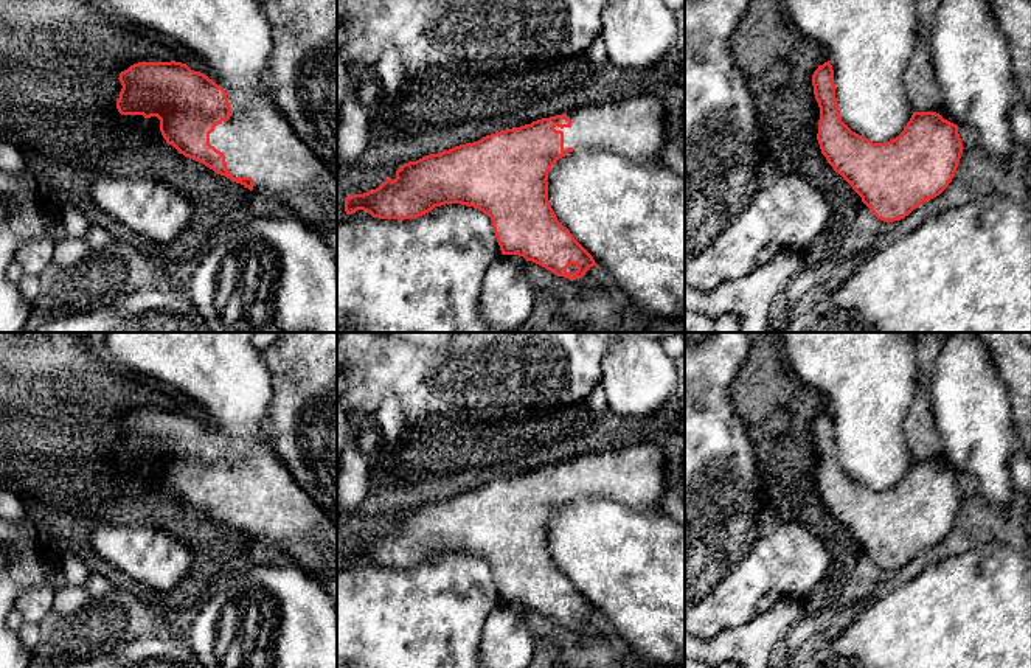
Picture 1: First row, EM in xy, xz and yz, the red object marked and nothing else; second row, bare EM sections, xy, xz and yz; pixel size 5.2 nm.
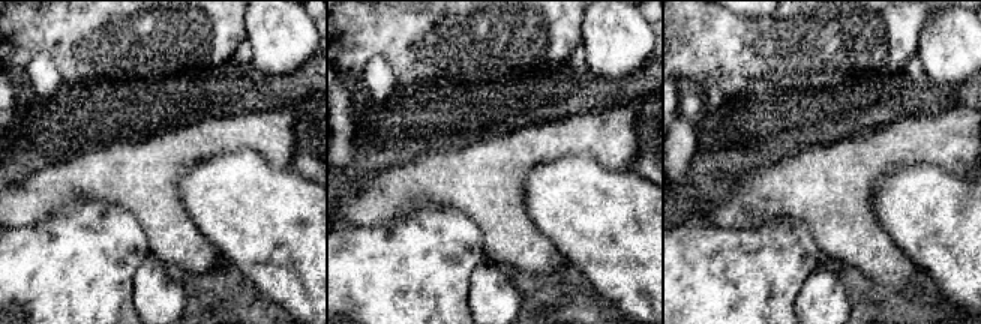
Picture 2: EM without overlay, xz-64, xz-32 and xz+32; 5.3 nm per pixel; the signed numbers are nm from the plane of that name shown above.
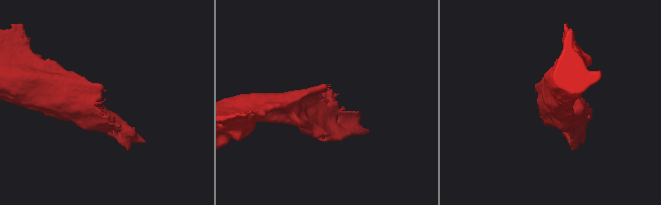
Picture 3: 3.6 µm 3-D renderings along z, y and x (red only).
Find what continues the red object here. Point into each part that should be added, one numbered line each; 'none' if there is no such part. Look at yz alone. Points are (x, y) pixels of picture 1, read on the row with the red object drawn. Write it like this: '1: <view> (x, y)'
none

